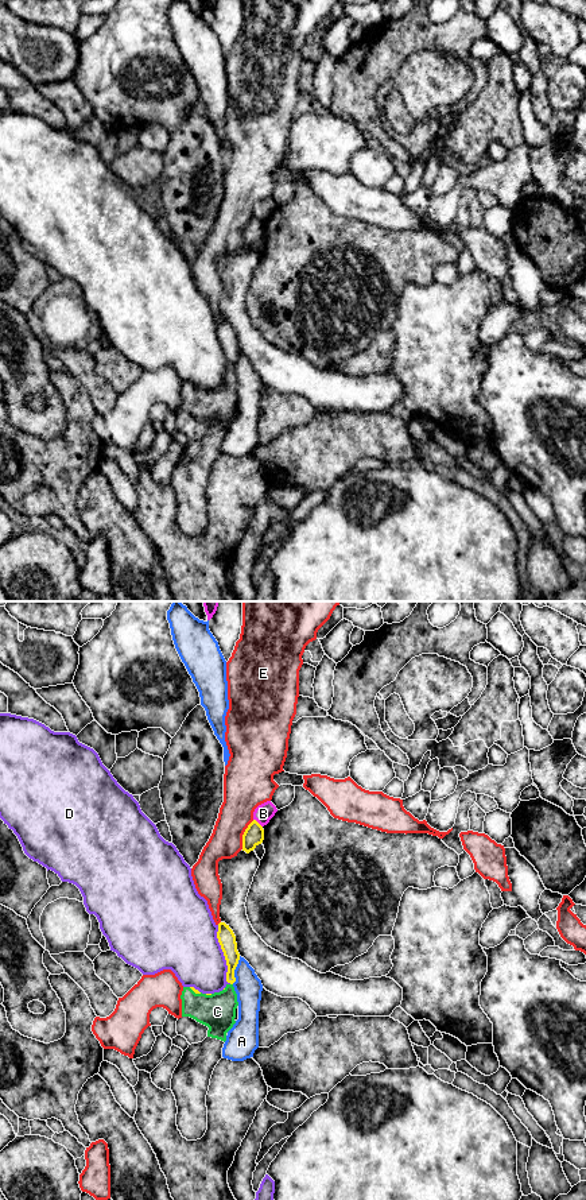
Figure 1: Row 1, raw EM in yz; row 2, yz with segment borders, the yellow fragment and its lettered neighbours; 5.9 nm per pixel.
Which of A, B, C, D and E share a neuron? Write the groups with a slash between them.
A / B / C / D / E

